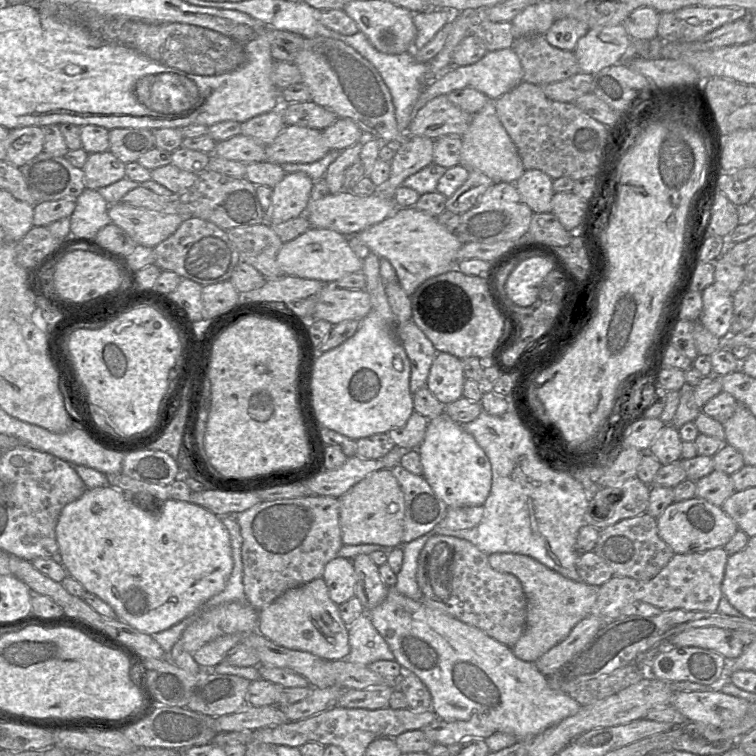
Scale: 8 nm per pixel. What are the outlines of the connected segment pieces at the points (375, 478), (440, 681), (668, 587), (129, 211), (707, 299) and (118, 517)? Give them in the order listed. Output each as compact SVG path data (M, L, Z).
M380 469L369 473L338 499L343 544L377 544L392 548L402 546L404 495L390 469Z
M394 587L389 588L388 594L381 604L366 613L369 615L376 630L384 638L390 650L393 652L395 661L401 665L404 671L413 672L426 685L432 696L432 710L438 719L443 719L445 721L471 721L475 724L480 724L487 729L492 729L495 732L512 734L517 738L517 740L525 740L540 734L563 719L576 714L581 708L581 705L568 694L552 689L549 686L547 676L543 675L538 670L535 663L523 661L517 658L510 647L498 642L481 629L466 624L440 610L430 608L421 601L416 601L406 597L403 594L400 594Z
M716 547L703 552L673 554L661 571L647 581L613 576L598 587L597 600L589 615L596 615L605 622L612 622L623 615L625 606L637 601L652 604L660 610L715 612L722 597L721 585L727 558L723 547Z
M122 203L110 204L108 215L112 223L123 229L136 243L154 248L171 236L182 224L183 218L176 214L160 213L144 208L126 206Z
M717 282L702 291L703 307L698 321L719 339L725 339L730 335L733 316L732 295Z
M111 486L87 489L79 499L67 504L62 509L58 519L56 540L59 547L58 553L61 554L62 558L62 565L68 572L68 575L77 580L87 592L98 596L109 604L115 611L118 619L149 635L160 633L178 624L210 598L221 593L225 589L233 569L229 532L219 516L194 503L177 500L155 503L153 496L134 498Z

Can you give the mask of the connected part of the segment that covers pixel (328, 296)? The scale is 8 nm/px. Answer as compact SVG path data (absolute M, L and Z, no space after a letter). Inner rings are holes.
M326 284L314 307L313 319L325 320L332 325L345 320L362 320L371 309L371 298L366 290L350 290Z

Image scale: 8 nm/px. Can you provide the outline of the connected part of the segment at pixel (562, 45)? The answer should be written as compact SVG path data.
M566 17L556 20L544 36L552 46L565 51L574 51L578 40L585 36L589 30L586 23Z

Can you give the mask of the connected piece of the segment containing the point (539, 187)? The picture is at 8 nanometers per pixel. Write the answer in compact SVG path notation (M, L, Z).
M525 170L515 182L516 189L523 203L535 214L551 213L553 179L541 170Z

